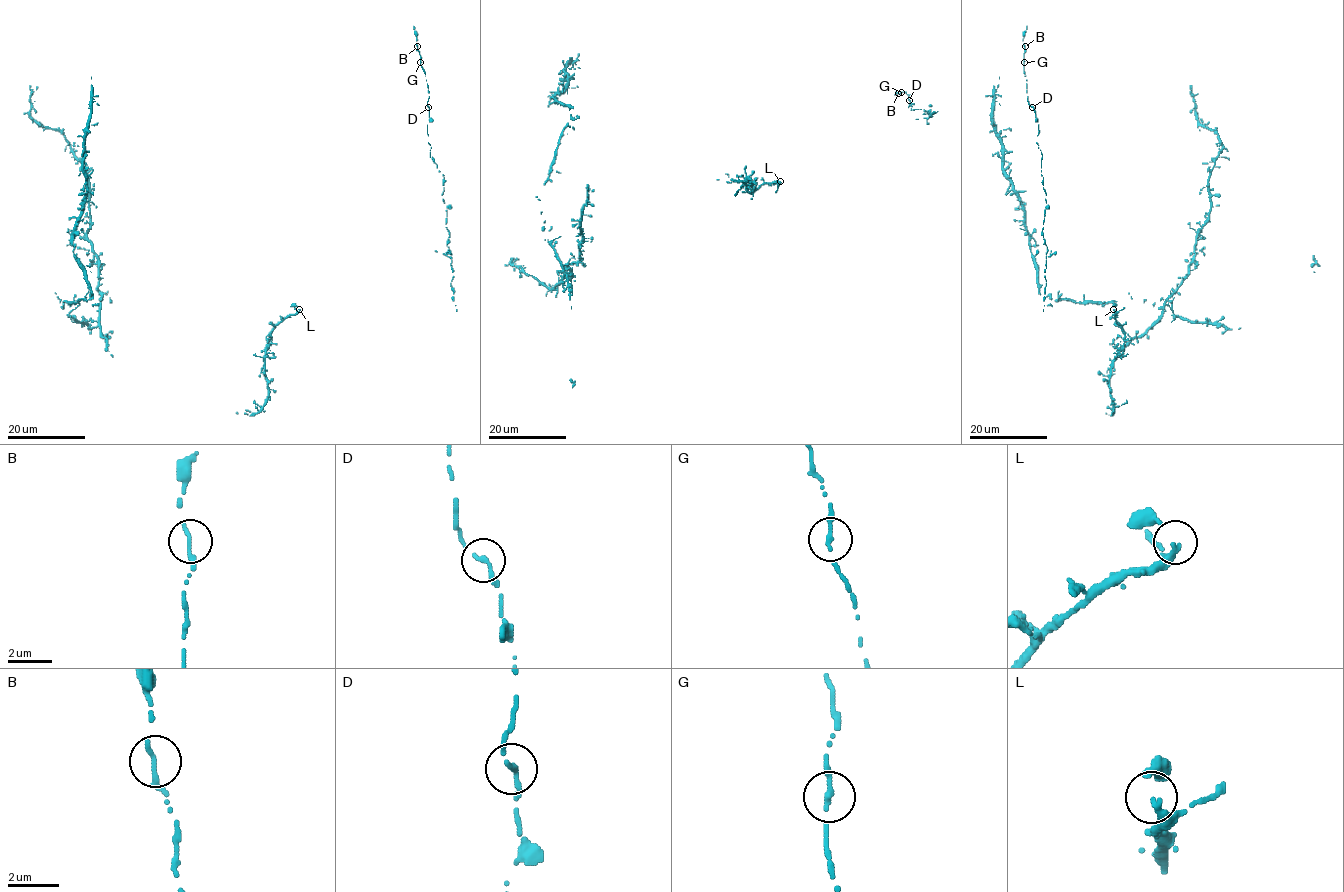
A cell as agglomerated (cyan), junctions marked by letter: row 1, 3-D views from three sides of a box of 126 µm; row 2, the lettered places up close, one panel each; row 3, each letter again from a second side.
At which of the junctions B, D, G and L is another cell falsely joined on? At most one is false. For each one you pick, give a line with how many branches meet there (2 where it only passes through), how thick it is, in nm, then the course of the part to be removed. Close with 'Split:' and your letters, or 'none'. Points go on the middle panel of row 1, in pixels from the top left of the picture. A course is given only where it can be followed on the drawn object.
Split: none

